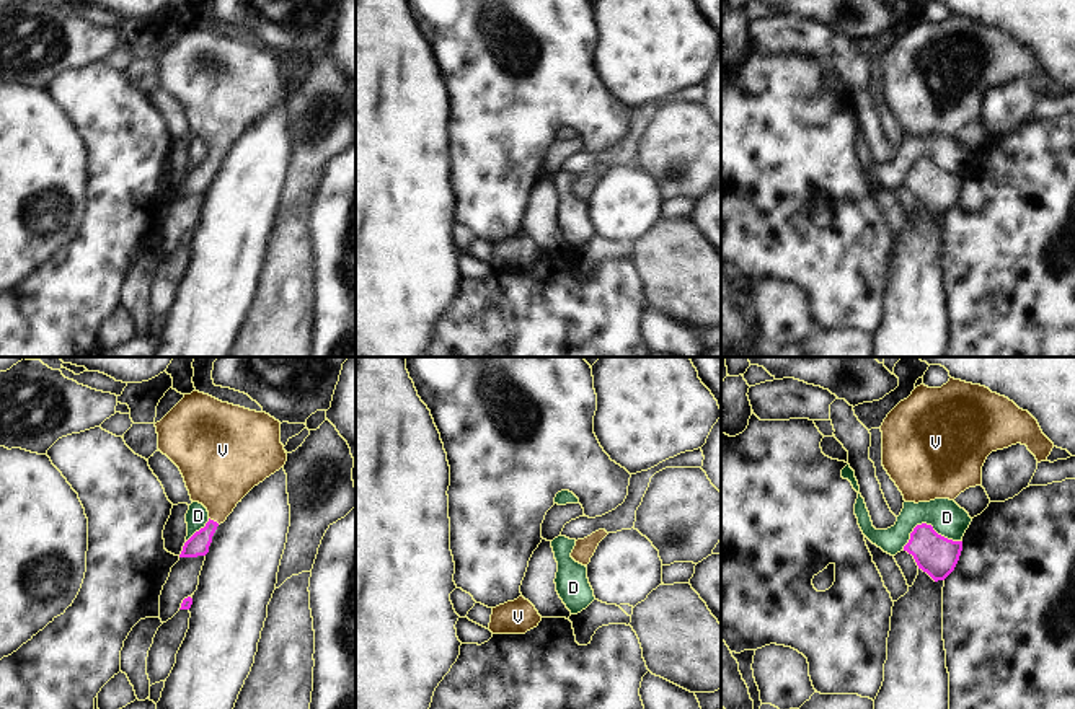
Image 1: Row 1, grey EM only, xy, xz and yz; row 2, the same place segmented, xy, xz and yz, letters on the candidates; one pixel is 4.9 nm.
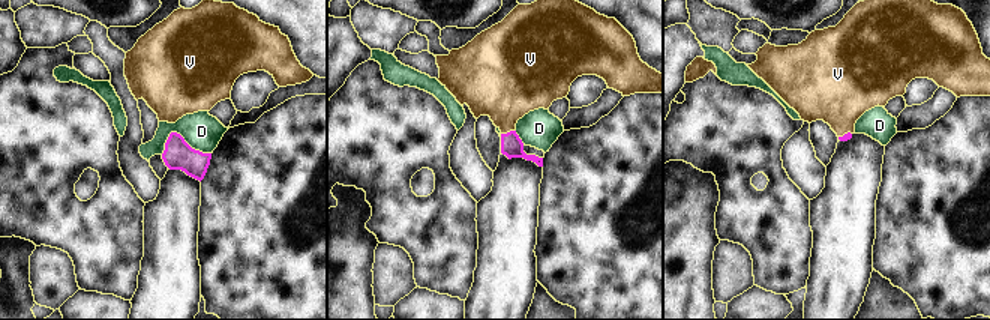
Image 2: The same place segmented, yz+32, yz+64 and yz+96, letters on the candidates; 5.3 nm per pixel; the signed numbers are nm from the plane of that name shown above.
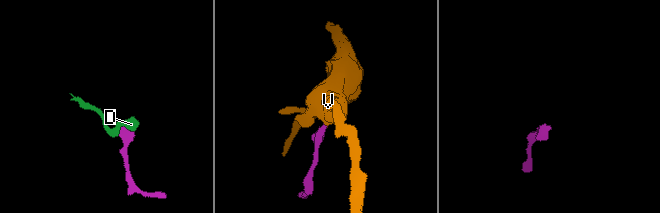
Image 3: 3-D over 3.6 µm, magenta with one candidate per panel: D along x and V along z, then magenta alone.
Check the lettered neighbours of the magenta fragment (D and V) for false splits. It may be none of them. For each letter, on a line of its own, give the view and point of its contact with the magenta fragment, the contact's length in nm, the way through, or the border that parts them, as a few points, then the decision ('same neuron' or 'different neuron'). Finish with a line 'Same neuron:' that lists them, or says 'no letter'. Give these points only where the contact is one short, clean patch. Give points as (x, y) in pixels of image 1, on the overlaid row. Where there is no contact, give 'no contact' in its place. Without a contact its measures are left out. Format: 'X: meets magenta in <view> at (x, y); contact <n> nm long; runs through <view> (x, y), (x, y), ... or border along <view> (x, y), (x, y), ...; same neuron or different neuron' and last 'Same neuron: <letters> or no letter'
D: meets magenta in yz at (925, 524); contact 300 nm long; border along yz (959, 541), (948, 540), (930, 525), (919, 524), (902, 550); different neuron
V: meets magenta in xy at (212, 520); contact 70 nm long; runs through xy (198, 545), (212, 520), (219, 510), (219, 471); same neuron
Same neuron: V

